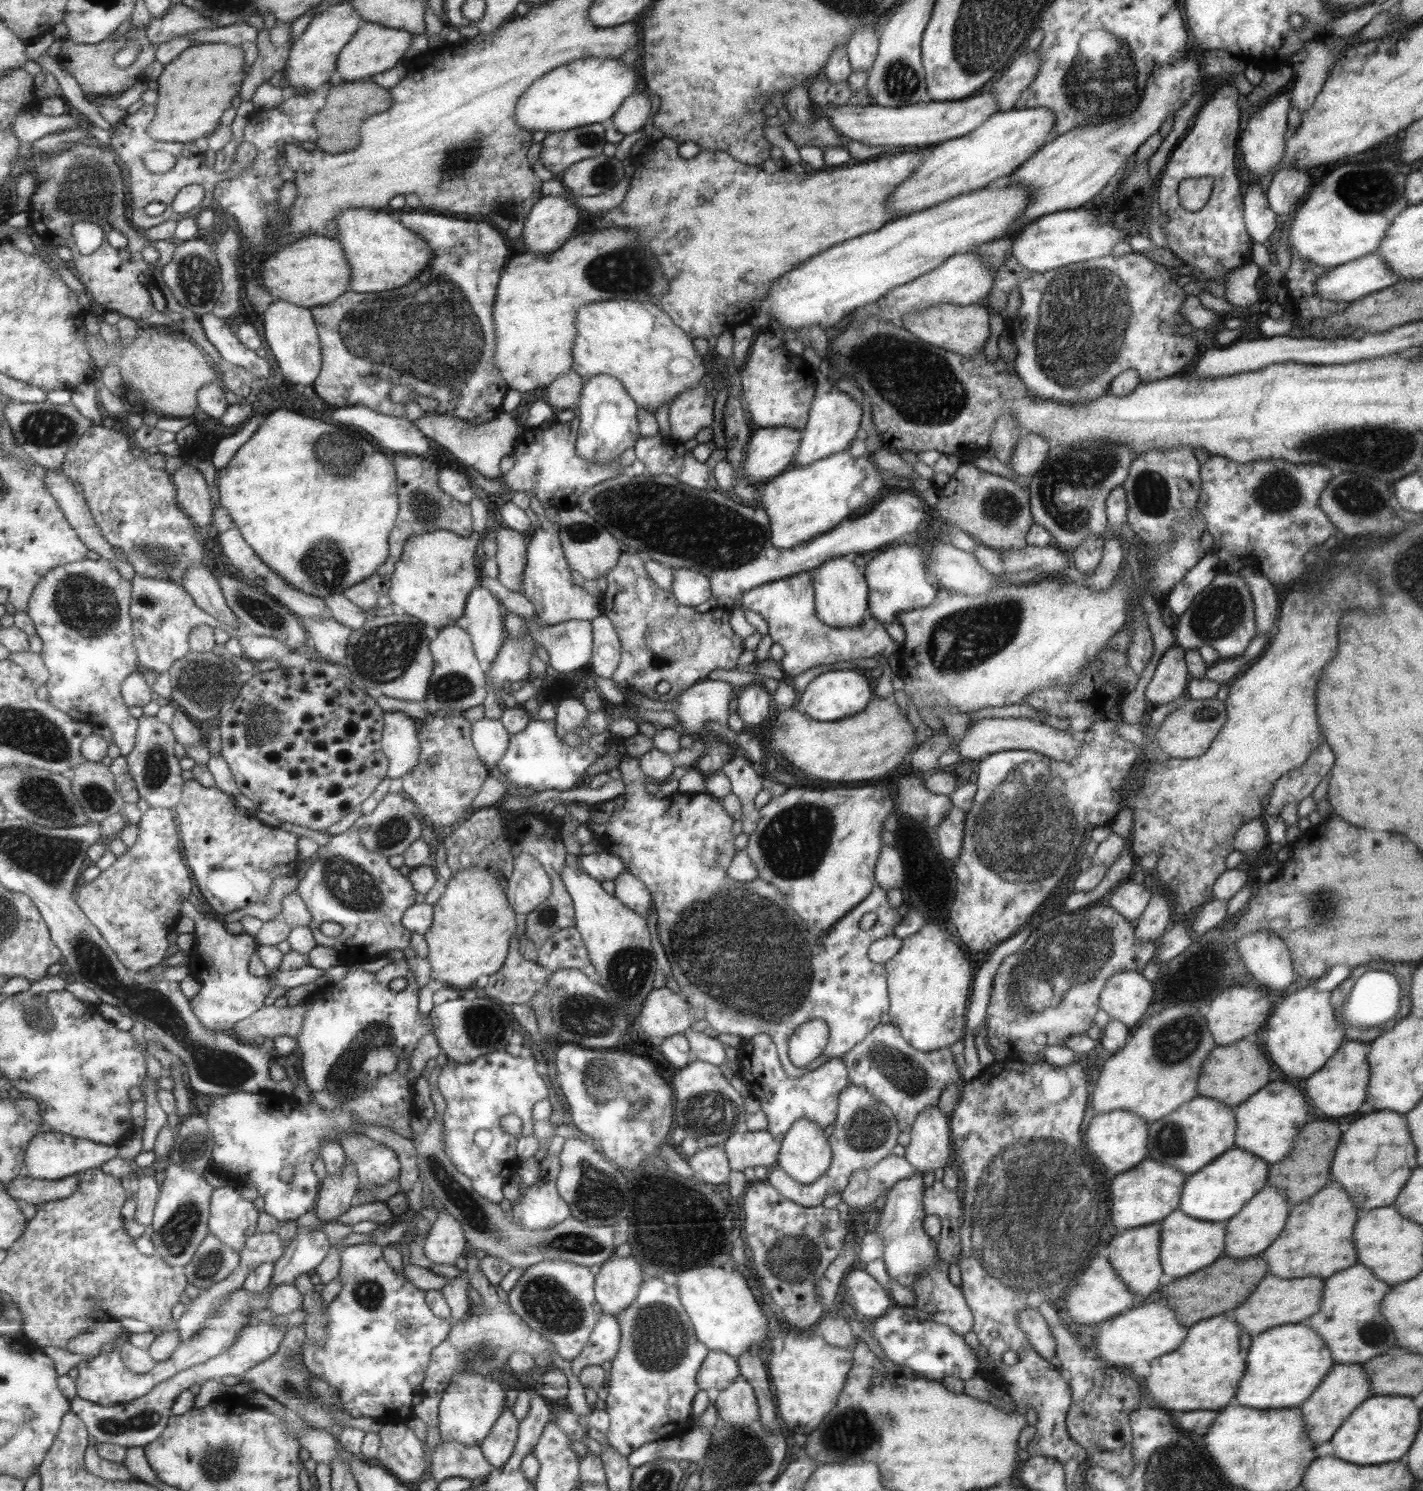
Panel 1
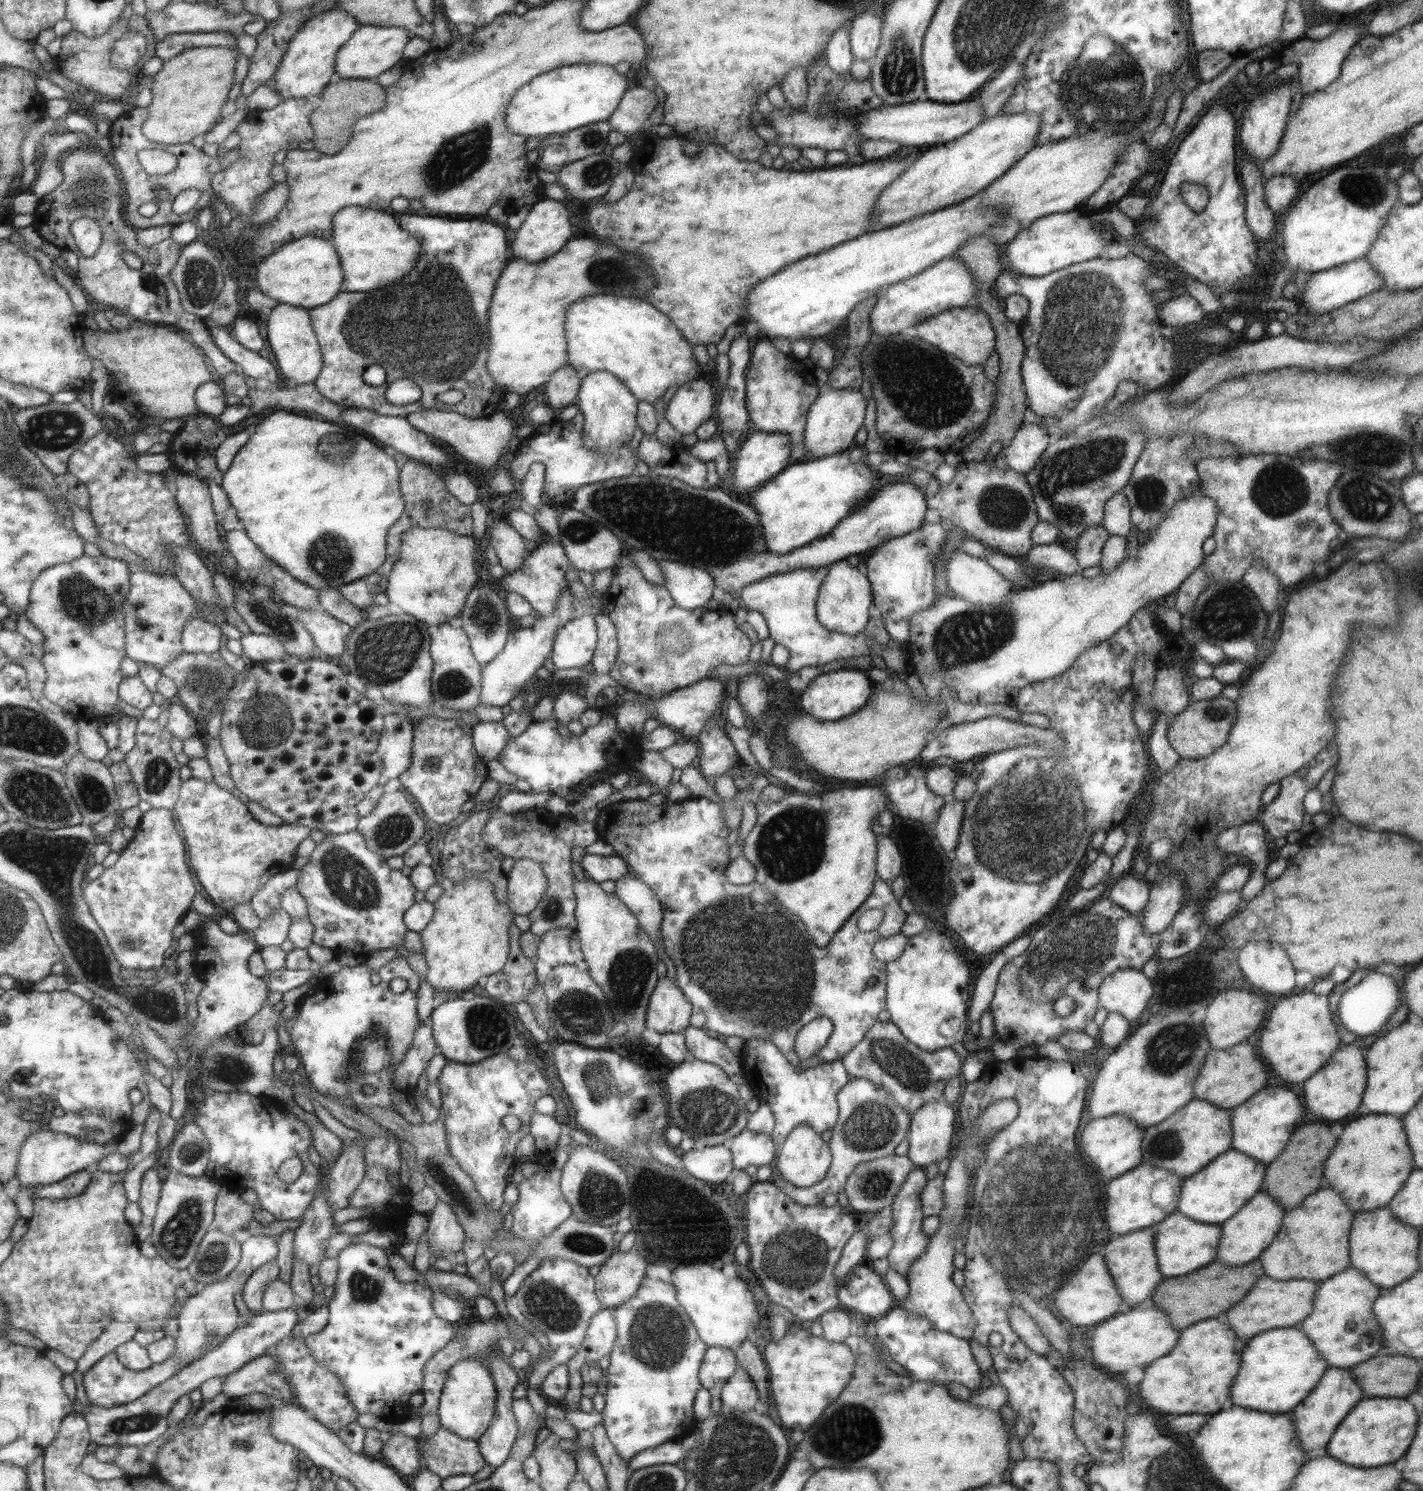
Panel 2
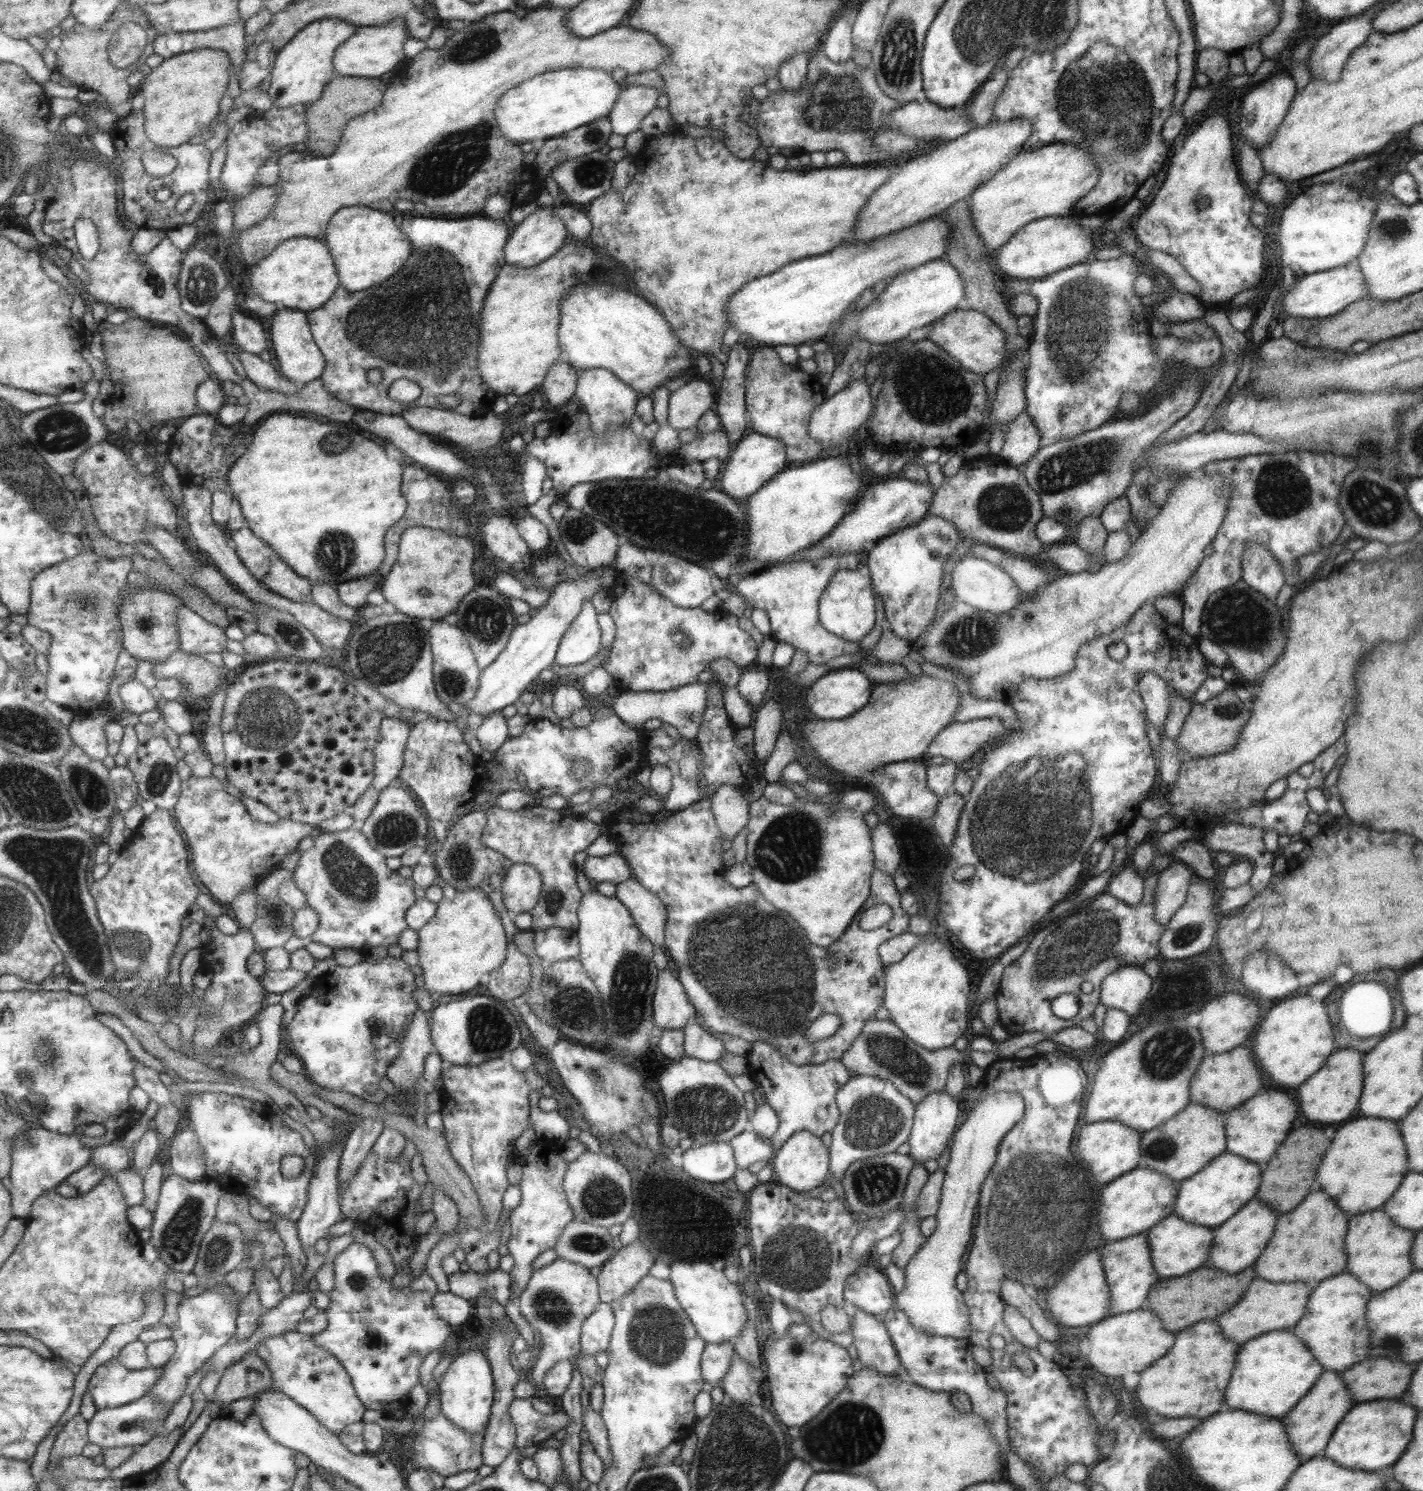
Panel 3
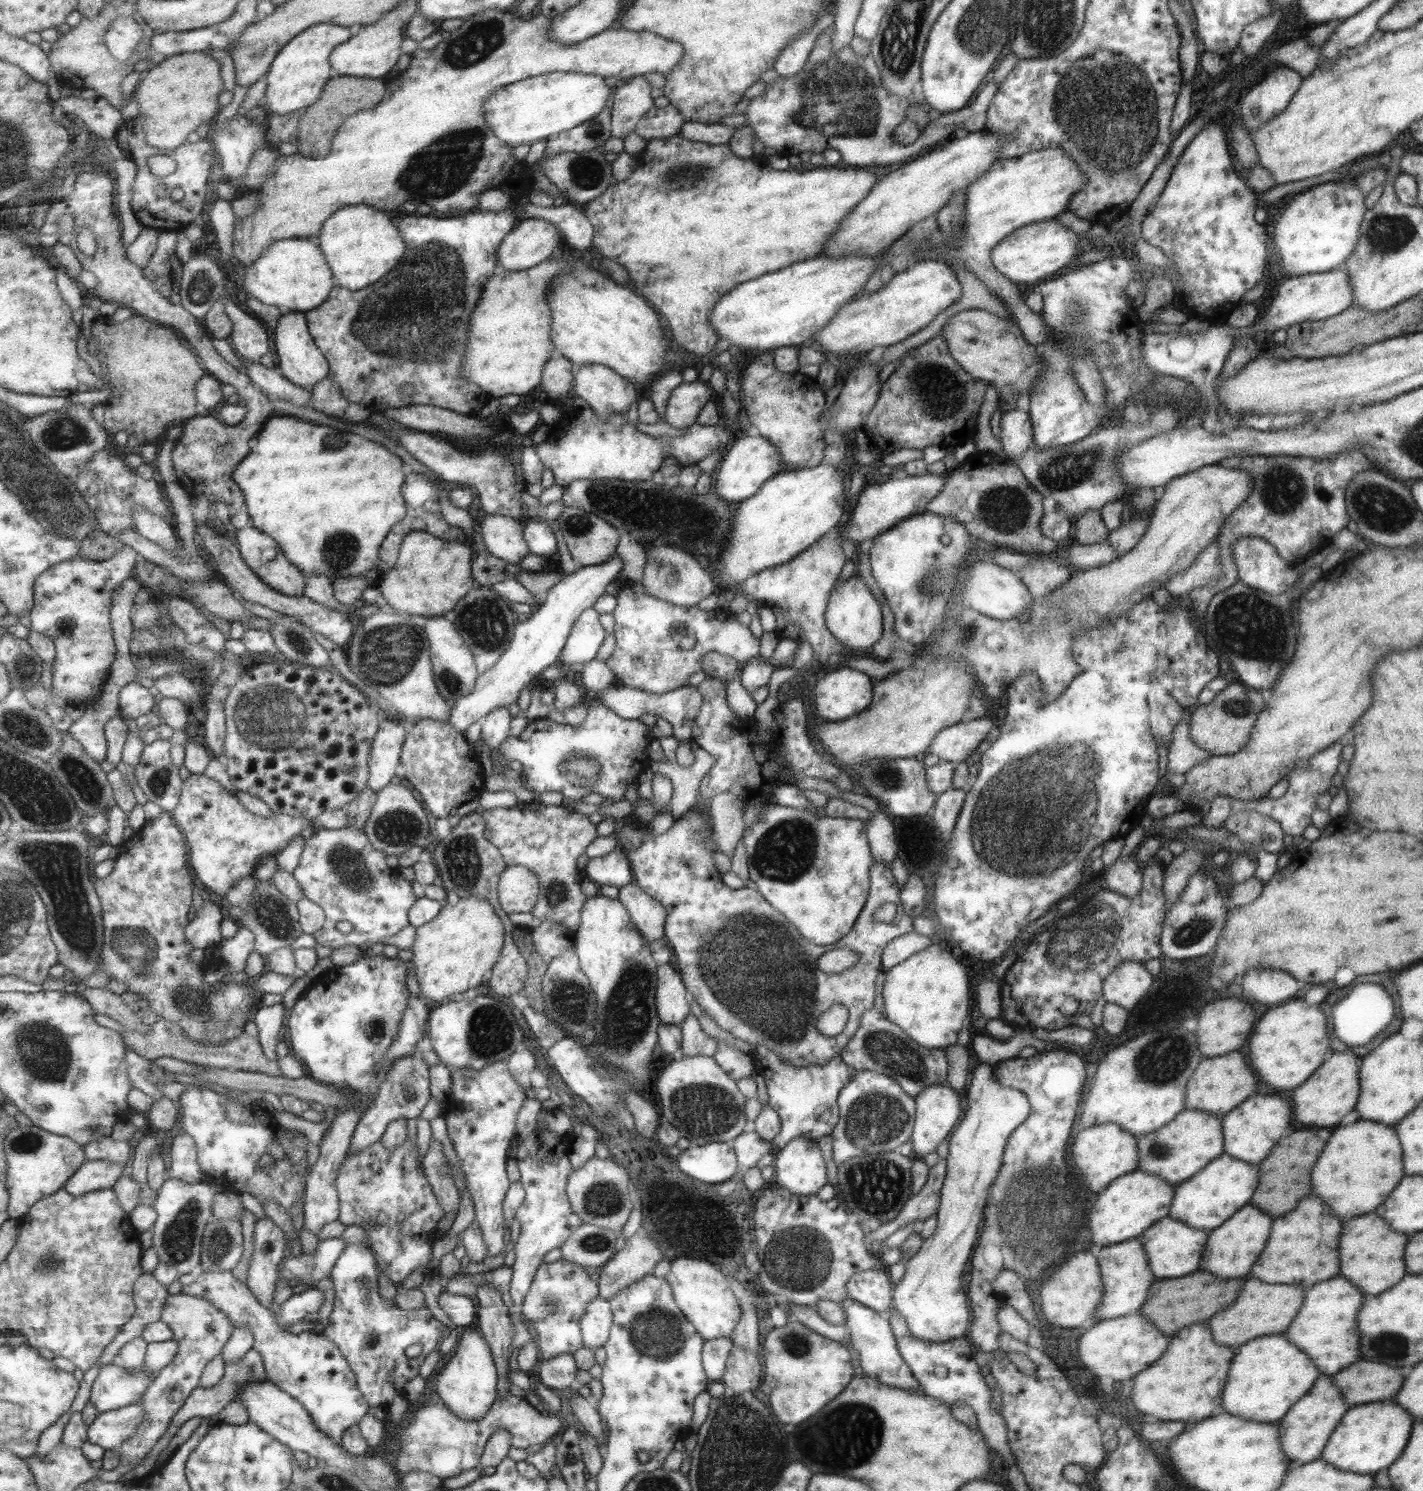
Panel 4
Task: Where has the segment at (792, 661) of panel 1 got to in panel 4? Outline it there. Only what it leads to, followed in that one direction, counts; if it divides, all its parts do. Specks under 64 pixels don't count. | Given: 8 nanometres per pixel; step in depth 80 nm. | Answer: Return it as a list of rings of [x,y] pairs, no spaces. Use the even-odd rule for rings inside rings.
[[[827,532],[819,541],[805,549],[789,562],[771,566],[745,578],[736,590],[760,607],[766,607],[775,615],[775,634],[799,644],[808,642],[813,651],[813,659],[826,664],[831,654],[843,650],[843,644],[834,638],[823,620],[829,592],[835,586],[844,565],[845,557],[840,545],[839,533]]]

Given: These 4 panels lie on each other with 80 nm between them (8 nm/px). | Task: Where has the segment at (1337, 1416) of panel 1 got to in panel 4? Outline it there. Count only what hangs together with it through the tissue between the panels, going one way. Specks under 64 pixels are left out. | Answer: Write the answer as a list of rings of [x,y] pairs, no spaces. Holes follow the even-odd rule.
[[[1320,1374],[1313,1386],[1277,1422],[1281,1450],[1290,1462],[1300,1464],[1318,1459],[1331,1431],[1347,1408],[1349,1404],[1337,1385],[1326,1374]]]

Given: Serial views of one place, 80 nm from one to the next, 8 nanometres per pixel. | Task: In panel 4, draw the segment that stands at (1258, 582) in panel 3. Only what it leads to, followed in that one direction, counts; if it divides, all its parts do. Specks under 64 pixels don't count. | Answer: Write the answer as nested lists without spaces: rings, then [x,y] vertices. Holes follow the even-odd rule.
[[[1240,536],[1232,544],[1232,555],[1238,572],[1238,581],[1263,593],[1282,594],[1289,590],[1291,584],[1299,577],[1297,568],[1287,565],[1271,544],[1257,536]]]

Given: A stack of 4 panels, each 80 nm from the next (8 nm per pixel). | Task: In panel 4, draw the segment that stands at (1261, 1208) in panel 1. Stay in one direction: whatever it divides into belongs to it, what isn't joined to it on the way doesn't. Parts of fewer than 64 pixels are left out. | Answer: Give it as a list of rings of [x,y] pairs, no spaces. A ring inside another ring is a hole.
[[[1250,1202],[1238,1208],[1223,1224],[1209,1231],[1201,1255],[1201,1268],[1209,1270],[1221,1278],[1247,1276],[1253,1263],[1265,1246],[1269,1236],[1271,1218]]]

